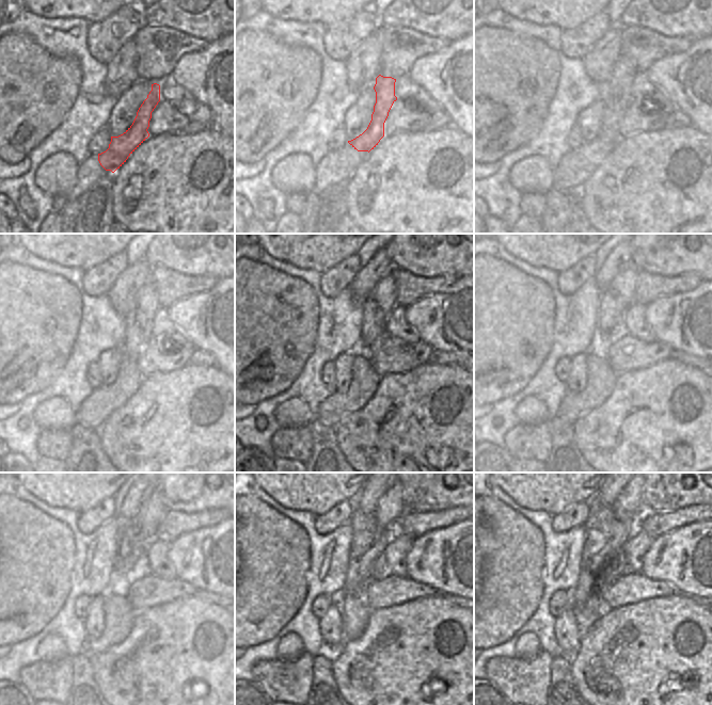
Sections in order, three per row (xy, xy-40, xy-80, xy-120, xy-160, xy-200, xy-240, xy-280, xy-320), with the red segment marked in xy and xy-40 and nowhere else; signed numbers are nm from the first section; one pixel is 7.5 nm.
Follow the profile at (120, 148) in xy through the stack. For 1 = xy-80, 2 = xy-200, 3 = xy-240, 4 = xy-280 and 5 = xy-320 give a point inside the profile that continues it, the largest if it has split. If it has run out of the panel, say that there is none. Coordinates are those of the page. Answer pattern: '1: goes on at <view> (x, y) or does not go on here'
1: goes on at xy-80 (616, 94)
2: goes on at xy-200 (619, 295)
3: goes on at xy-240 (143, 528)
4: goes on at xy-280 (390, 509)
5: goes on at xy-320 (629, 505)

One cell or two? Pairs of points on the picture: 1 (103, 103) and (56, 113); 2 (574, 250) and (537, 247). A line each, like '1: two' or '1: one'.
1: two
2: one

